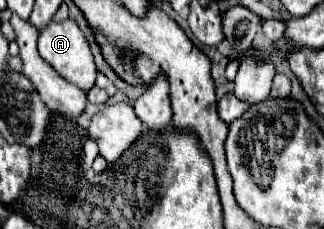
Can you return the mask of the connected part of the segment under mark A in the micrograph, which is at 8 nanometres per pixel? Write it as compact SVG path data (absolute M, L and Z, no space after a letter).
M66 19L62 23L50 23L38 37L38 53L40 57L54 67L54 71L66 79L68 83L76 85L82 91L88 91L96 85L96 65L90 53L90 47L86 43L86 39L82 37L82 31L78 29L78 25L72 19Z

